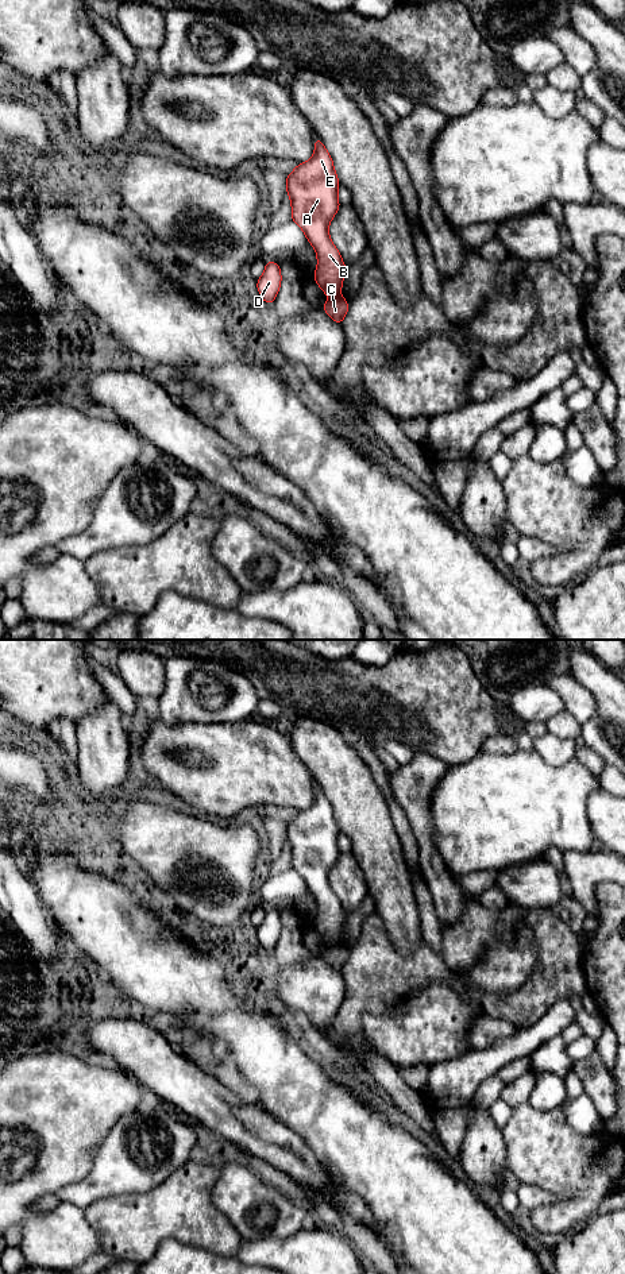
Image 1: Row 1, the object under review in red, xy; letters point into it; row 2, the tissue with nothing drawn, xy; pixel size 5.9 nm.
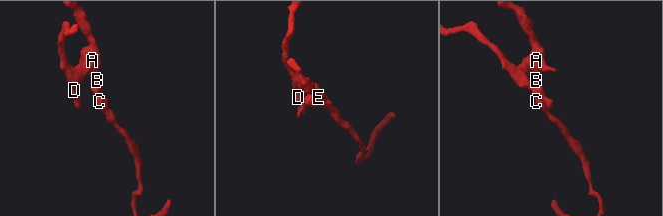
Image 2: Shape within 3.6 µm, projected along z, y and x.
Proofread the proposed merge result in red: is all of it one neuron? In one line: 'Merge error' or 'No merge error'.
Merge error

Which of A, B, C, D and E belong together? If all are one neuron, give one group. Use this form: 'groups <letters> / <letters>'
groups A B D E / C

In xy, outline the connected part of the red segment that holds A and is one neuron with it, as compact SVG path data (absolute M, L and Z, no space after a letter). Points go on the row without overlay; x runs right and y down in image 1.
M317 784L313 804L298 811L286 825L286 839L292 852L292 869L298 872L316 899L315 930L329 945L342 941L346 912L331 889L328 875L340 856L332 804Z

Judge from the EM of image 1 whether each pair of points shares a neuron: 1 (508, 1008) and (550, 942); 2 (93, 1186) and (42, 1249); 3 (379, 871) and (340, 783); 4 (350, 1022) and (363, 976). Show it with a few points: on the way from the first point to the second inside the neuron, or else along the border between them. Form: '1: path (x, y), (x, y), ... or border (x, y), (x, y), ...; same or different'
1: path (525, 998), (550, 973), (550, 960); same
2: border (78, 1208), (83, 1211); different
3: path (377, 849), (371, 830), (358, 805); same
4: path (350, 1011), (362, 996), (363, 987); same

